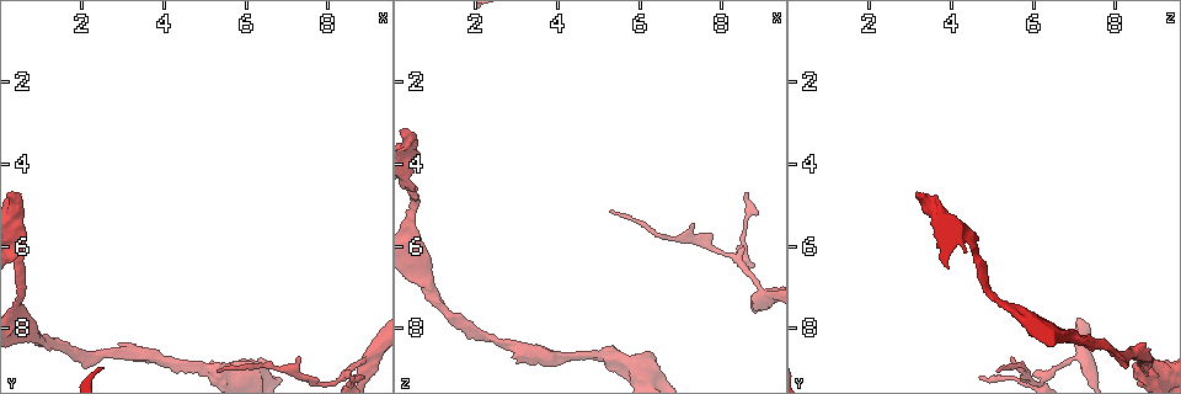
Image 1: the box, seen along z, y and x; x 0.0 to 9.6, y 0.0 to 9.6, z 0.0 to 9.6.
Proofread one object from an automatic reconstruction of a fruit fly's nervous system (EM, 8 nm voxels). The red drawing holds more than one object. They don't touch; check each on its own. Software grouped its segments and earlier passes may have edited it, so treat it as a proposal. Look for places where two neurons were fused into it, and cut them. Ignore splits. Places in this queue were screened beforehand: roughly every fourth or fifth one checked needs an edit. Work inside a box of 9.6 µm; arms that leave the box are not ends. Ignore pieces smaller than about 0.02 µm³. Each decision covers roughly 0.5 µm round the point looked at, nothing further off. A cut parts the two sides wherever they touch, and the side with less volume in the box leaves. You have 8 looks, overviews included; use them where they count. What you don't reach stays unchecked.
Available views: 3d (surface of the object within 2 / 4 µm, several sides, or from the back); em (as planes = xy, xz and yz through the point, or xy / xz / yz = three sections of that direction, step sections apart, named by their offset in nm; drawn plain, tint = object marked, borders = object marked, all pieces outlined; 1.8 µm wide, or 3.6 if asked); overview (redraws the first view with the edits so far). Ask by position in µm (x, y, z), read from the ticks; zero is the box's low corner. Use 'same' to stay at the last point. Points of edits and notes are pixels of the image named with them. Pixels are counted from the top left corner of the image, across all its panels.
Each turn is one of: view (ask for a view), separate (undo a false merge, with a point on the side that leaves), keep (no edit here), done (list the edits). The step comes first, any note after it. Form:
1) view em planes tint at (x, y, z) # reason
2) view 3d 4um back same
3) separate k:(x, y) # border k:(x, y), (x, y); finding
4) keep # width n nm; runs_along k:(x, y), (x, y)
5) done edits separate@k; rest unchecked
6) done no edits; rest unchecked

view em 3.6um xz step 16 plain at (5.40, 9.10, 8.80) # sudden change in width

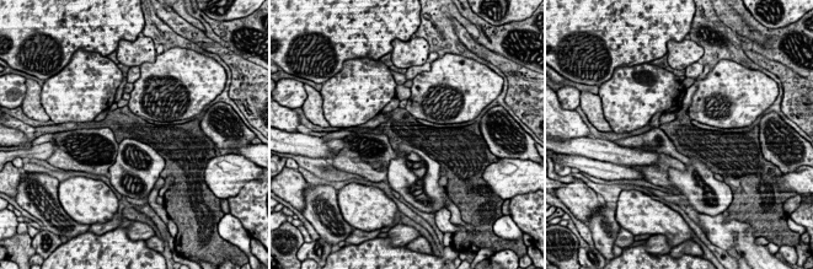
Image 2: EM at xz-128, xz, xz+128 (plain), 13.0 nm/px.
view em 3.6um xz step 16 tint same # where the object lies

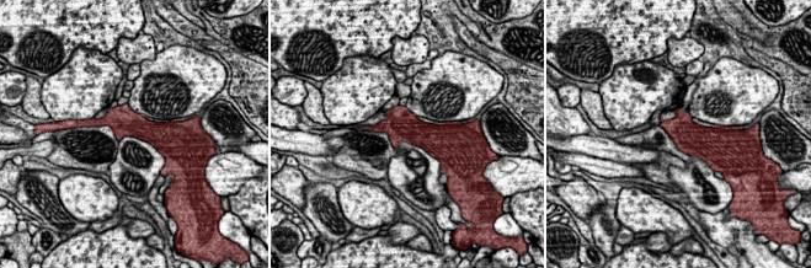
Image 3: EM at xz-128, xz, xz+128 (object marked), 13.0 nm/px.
keep # all the same neuron

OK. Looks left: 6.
view 3d 4um at (2.70, 8.60, 8.35) # sudden change in width

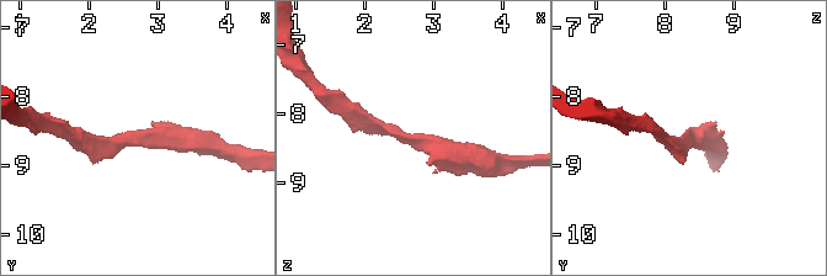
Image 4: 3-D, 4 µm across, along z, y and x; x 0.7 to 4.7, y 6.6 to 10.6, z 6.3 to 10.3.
view em planes tint at (2.75, 8.65, 8.35) # arm_widths 170, 360 nm

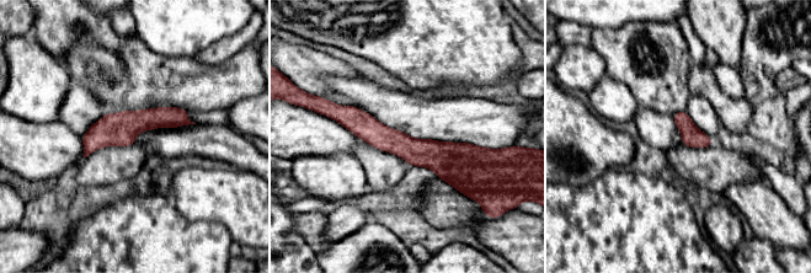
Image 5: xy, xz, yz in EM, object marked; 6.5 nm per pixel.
keep # runs_along 5:(337, 114), (415, 151), (480, 150); continuous, no second neuron

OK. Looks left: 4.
view em yz step 16 borders at (1.15, 8.30, 7.45) # sudden change in width

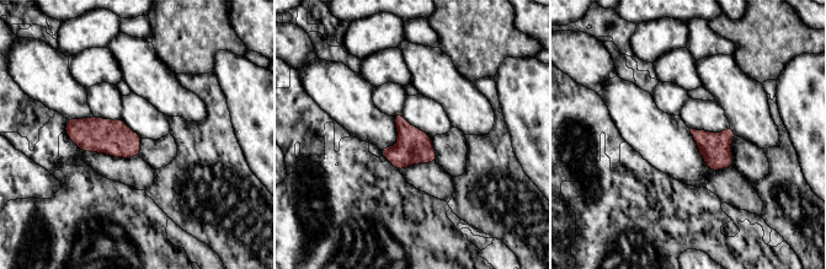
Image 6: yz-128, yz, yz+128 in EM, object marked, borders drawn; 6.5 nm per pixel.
keep # continuous, no second neuron

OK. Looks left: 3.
view em xy step 8 tint at (9.05, 8.55, 7.15) # small branch off a trunk

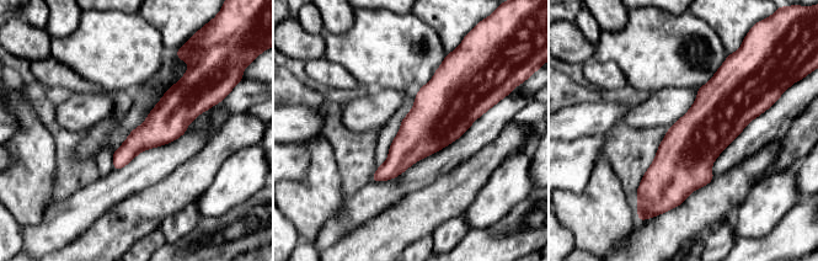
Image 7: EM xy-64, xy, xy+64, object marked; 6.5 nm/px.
view em planes borders same # cut it another way

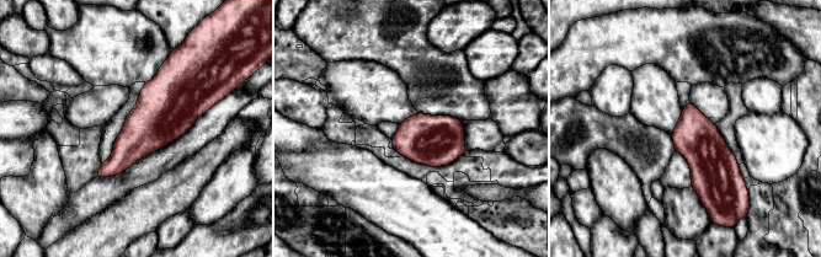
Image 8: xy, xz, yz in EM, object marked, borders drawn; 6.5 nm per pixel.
keep # one neuron here

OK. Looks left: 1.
done no edits; rest unchecked

